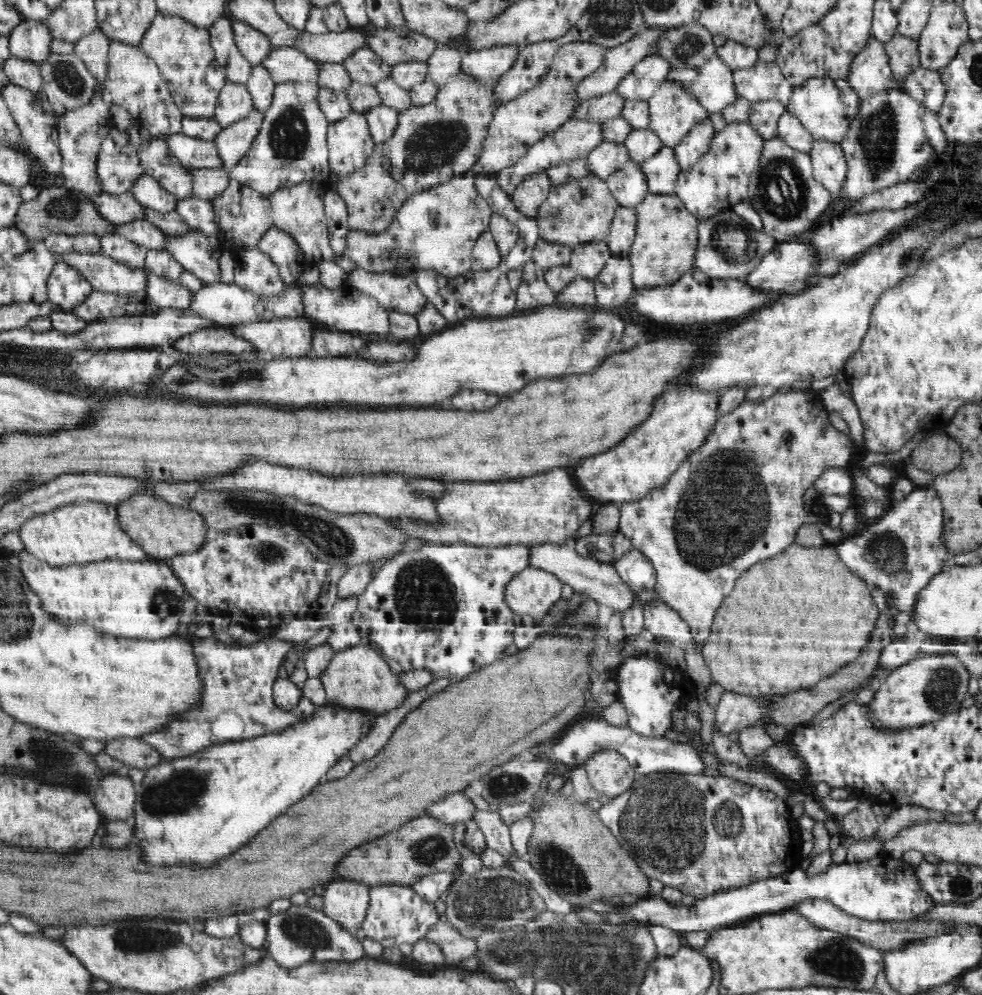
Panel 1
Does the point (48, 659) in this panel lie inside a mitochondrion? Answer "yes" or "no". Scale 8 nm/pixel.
no

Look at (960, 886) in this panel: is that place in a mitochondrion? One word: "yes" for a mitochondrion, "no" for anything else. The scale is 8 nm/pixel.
yes

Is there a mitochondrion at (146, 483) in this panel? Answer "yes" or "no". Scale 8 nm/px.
no

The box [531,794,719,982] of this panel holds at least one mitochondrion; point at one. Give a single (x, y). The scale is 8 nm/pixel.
(559, 867)

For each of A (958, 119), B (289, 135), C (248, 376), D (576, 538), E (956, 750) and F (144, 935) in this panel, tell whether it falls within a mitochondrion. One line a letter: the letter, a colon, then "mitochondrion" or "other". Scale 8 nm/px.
A: other
B: mitochondrion
C: mitochondrion
D: other
E: other
F: mitochondrion

